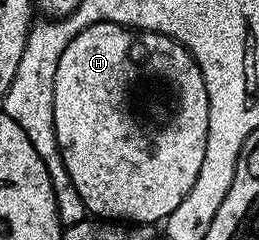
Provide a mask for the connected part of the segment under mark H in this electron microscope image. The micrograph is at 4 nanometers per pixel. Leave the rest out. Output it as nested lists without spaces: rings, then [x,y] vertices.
[[[100,21],[87,27],[71,43],[67,43],[67,51],[59,59],[59,67],[53,76],[55,91],[53,92],[53,110],[55,111],[55,135],[63,155],[63,163],[67,167],[67,175],[71,175],[71,183],[75,183],[75,191],[79,191],[79,199],[83,199],[86,210],[101,219],[112,219],[117,223],[161,223],[166,217],[183,203],[187,191],[191,191],[191,183],[199,175],[199,167],[203,163],[203,151],[207,151],[207,119],[209,104],[207,103],[207,87],[203,83],[201,68],[192,53],[164,33],[150,33],[139,29],[130,29],[124,25],[116,25],[110,21]]]

